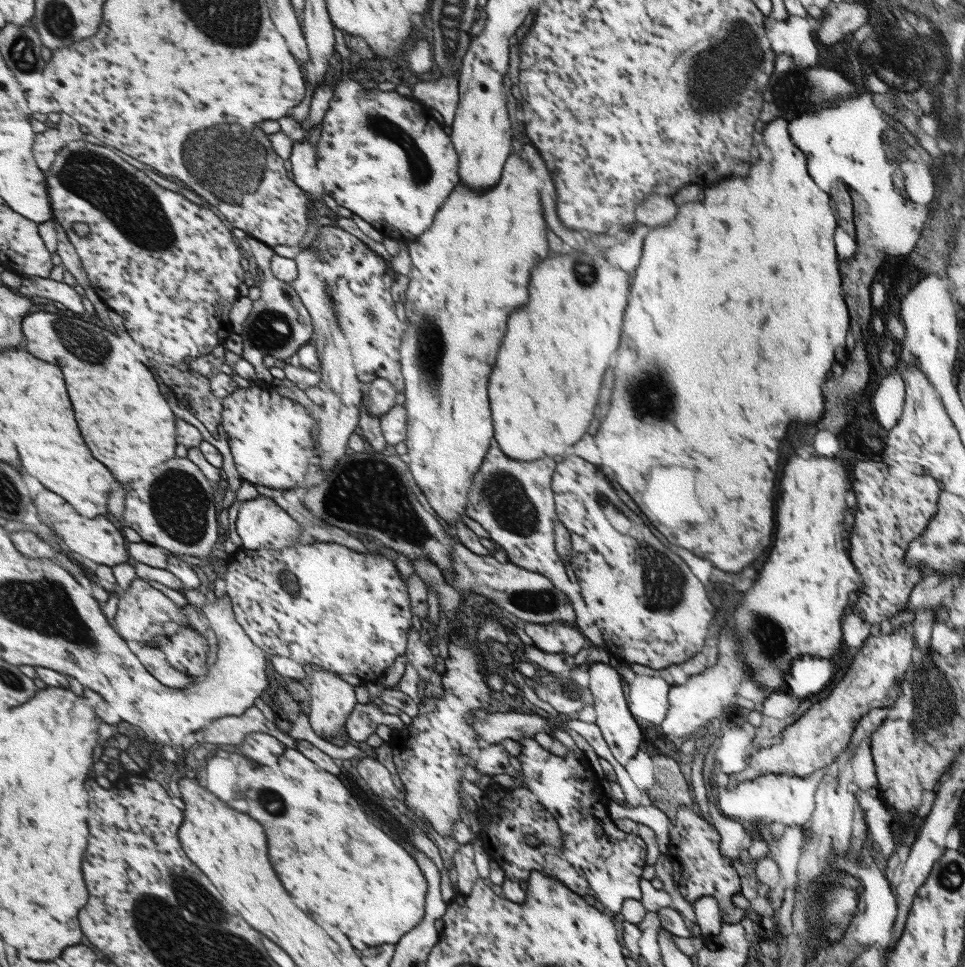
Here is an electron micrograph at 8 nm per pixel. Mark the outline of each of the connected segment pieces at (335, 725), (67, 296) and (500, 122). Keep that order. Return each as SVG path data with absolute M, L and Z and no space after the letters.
M317 666L314 667L314 671L315 673L312 676L309 687L312 711L308 714L312 727L318 735L330 734L333 735L333 738L337 737L336 734L347 732L347 730L349 733L349 728L347 727L348 721L359 705L357 687L352 686L346 680L342 680L340 673L325 670L323 667Z
M26 277L18 292L26 297L36 295L62 303L66 309L77 314L86 312L84 296L71 284L58 282L48 277Z
M478 37L470 39L463 56L459 78L458 105L452 124L451 140L459 153L459 176L463 186L488 188L499 182L512 150L512 126L508 118L508 94L502 76L490 64L490 54Z

